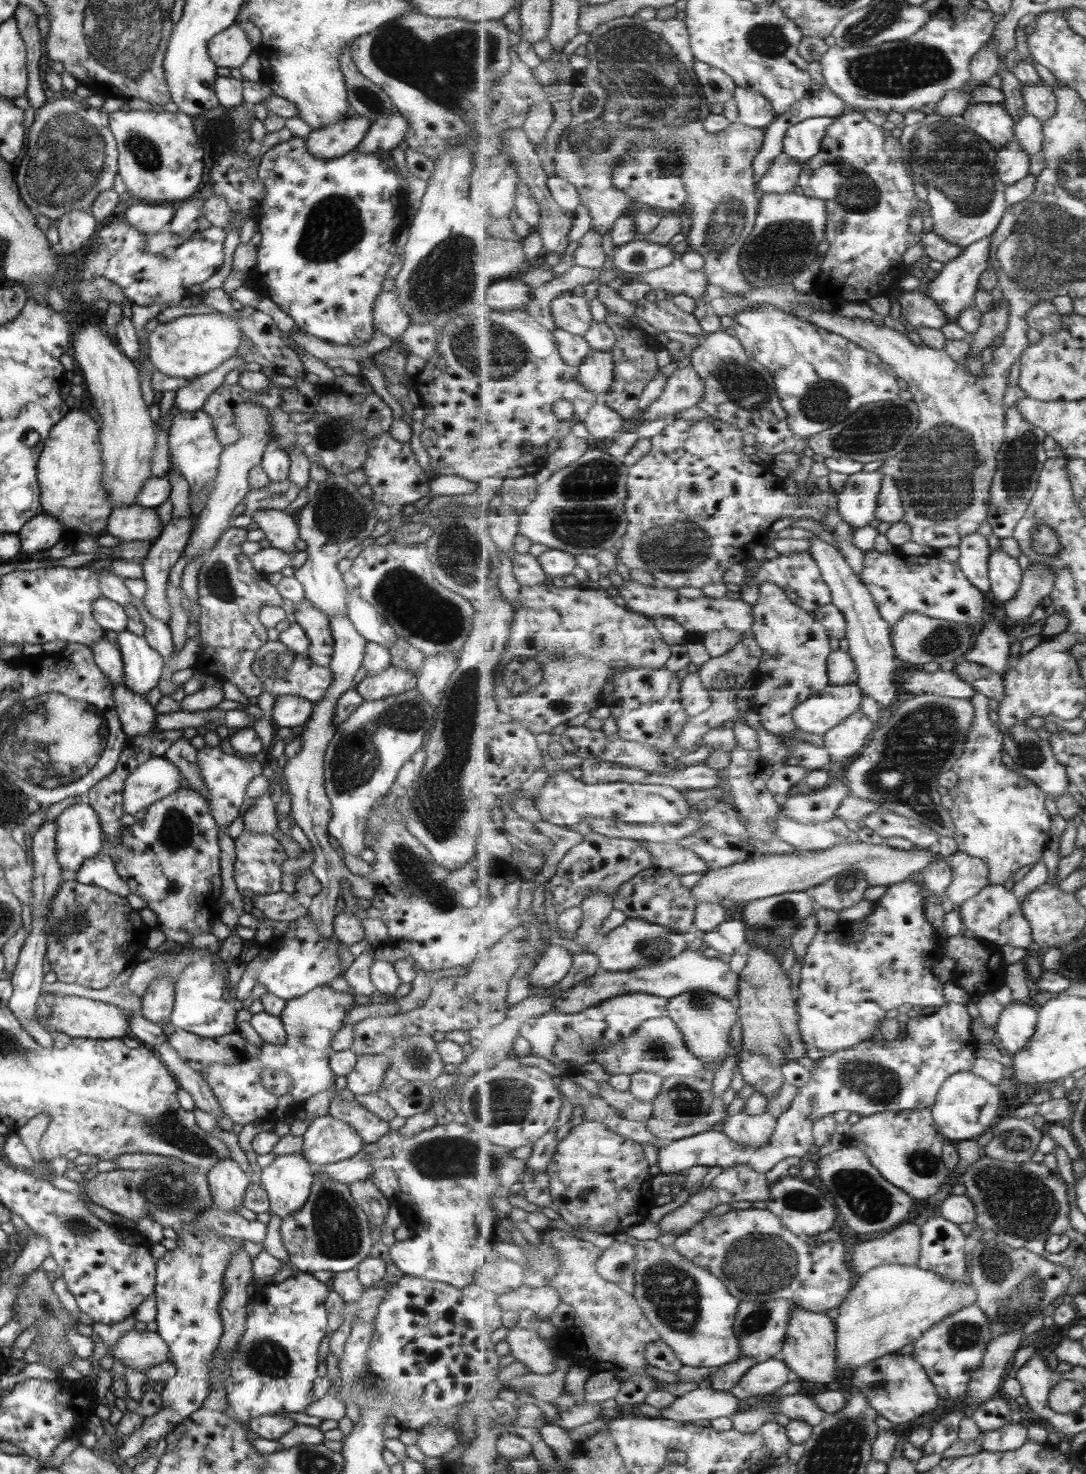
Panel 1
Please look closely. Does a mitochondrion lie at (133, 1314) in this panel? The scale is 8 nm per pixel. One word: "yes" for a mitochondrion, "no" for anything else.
no

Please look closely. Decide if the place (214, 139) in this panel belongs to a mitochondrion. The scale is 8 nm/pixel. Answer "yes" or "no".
no

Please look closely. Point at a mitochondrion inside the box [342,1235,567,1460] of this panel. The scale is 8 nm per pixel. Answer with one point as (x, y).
(361, 1376)

